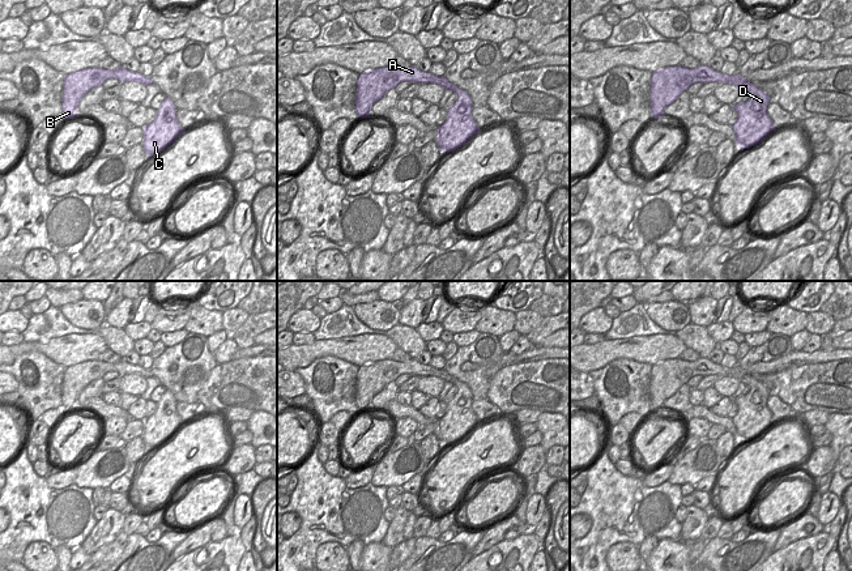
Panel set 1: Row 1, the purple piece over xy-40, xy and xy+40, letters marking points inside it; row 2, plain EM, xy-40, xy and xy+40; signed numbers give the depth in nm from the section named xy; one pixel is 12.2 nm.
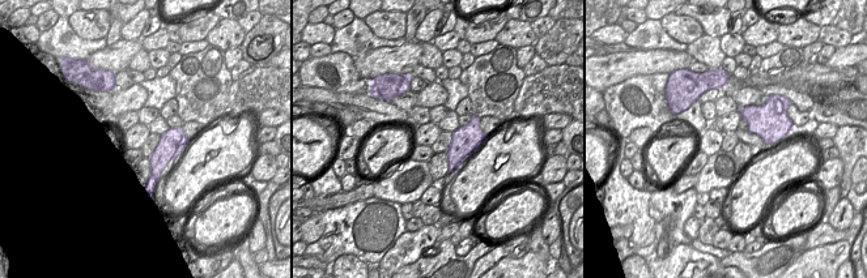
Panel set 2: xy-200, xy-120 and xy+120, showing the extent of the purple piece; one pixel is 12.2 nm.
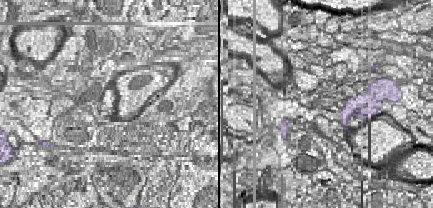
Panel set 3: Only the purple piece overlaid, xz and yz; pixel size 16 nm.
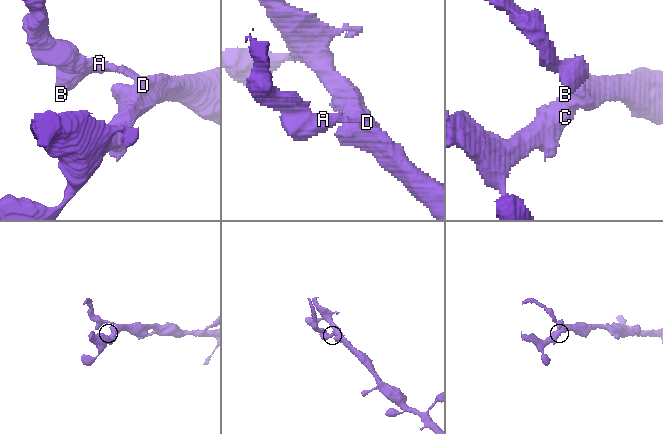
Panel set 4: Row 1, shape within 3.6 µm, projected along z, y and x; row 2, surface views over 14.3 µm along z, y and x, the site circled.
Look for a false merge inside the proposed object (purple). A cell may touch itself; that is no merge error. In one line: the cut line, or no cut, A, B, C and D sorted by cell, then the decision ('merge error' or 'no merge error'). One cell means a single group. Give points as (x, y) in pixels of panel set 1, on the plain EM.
xy+40 (749, 374), (742, 382) | A B / C D | merge error

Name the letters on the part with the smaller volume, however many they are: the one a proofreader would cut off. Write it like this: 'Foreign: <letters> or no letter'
Foreign: A, B

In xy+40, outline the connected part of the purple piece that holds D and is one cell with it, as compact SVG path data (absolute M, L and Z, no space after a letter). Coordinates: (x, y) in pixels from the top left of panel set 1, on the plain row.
M745 375L744 383L750 387L750 392L732 399L738 408L732 421L740 443L757 439L776 422L766 405L768 388L751 375Z

